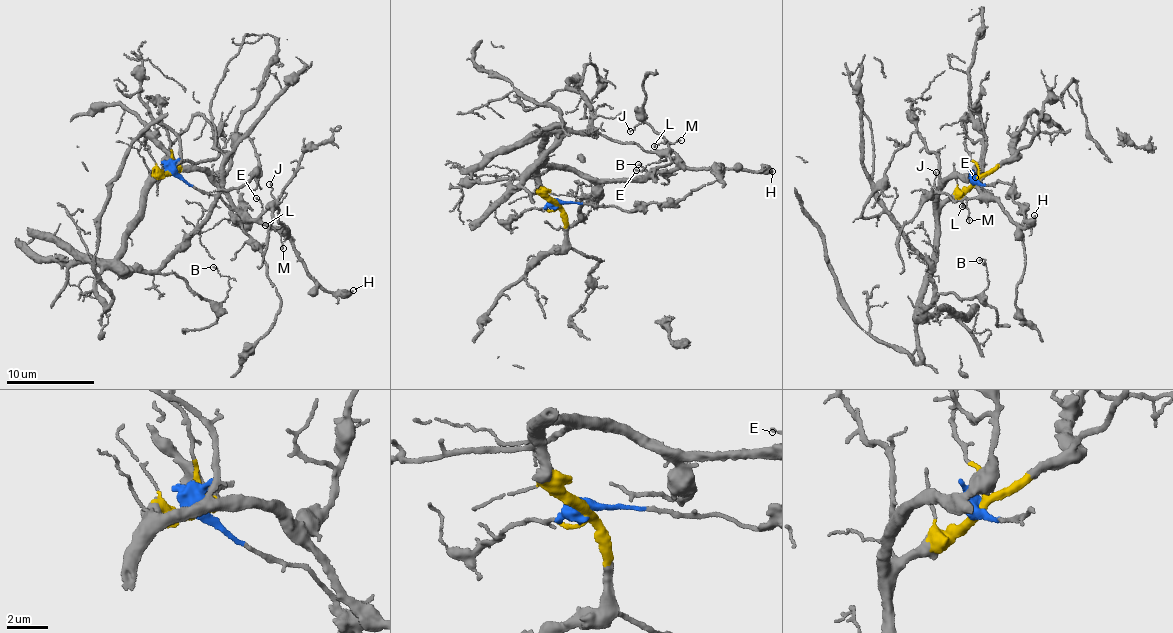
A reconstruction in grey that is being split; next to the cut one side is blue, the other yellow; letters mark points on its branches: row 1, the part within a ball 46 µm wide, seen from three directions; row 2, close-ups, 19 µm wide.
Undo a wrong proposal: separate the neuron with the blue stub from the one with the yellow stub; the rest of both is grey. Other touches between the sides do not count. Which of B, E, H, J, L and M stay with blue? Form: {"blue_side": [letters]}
{"blue_side": []}

